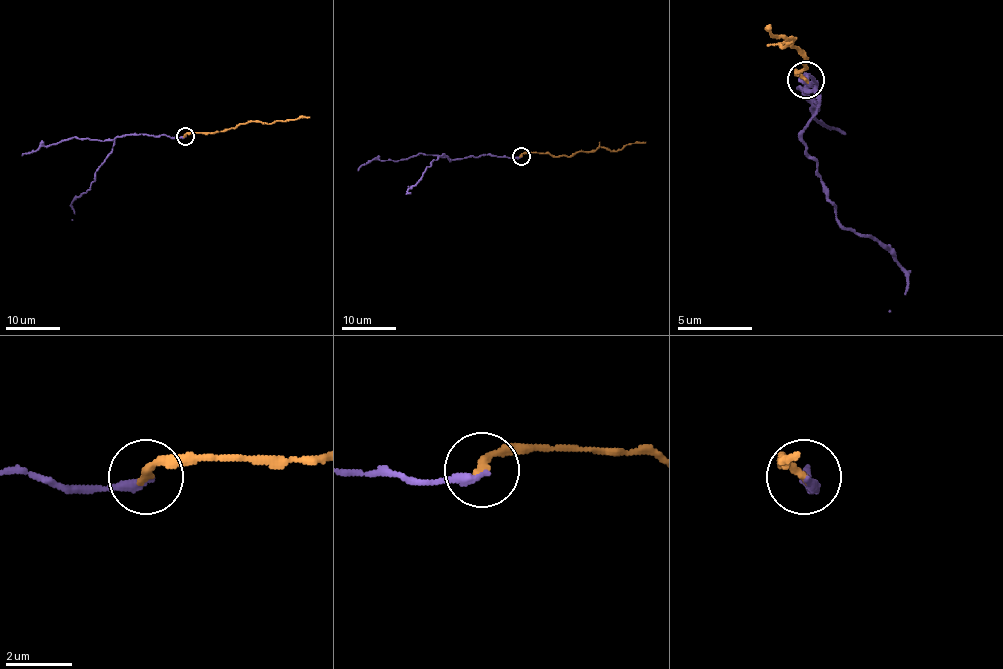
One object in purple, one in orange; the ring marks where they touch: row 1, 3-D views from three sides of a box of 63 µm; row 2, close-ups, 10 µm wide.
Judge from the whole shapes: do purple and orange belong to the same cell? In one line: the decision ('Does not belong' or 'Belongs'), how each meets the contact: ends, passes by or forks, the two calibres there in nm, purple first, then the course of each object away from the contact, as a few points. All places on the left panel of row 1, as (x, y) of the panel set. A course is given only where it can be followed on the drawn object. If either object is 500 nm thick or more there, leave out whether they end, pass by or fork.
Belongs. At the ring purple ends. At the ring orange ends. Thickness 280 nm (purple) against 240 nm. Course of purple: (185, 135), (117, 137), (113, 149), (95, 172), (90, 188), (71, 205), (75, 214), (72, 219). Course of orange: (185, 135), (235, 128), (249, 122), (272, 123), (310, 116)

